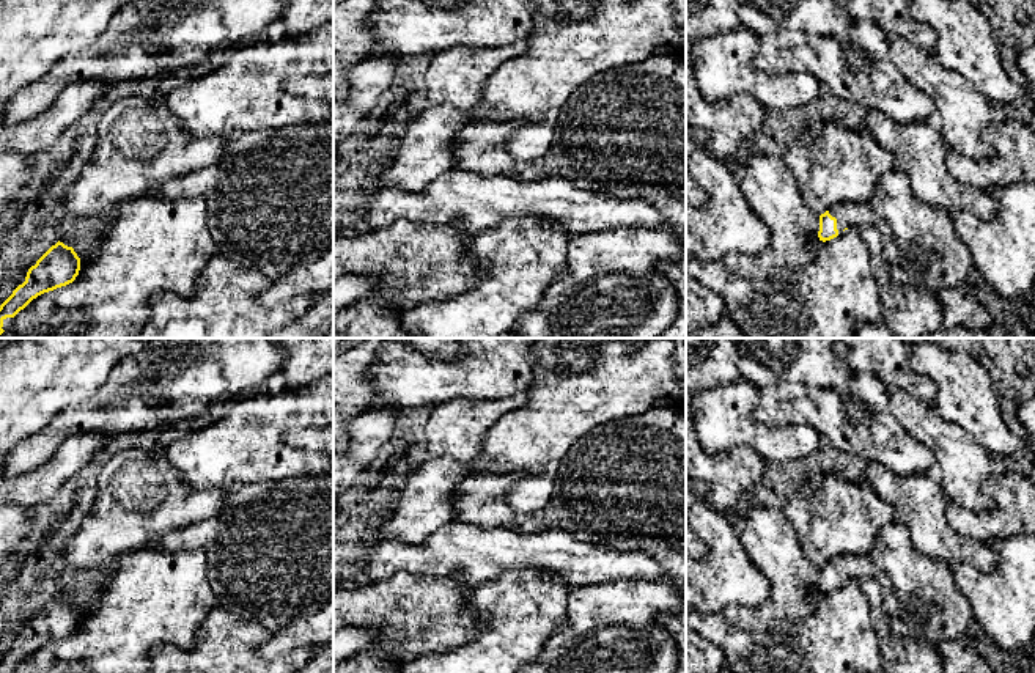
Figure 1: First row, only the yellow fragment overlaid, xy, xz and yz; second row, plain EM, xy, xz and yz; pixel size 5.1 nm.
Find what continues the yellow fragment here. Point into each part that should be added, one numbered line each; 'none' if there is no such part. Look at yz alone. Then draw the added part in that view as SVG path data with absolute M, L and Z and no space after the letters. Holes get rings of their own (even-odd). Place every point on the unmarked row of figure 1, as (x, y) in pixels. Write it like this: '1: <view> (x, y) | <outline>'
1: yz (848, 566) | M838 555L829 561L829 566L837 571L838 587L842 587L845 580L860 582L864 579L875 577L878 572L878 568L870 555Z

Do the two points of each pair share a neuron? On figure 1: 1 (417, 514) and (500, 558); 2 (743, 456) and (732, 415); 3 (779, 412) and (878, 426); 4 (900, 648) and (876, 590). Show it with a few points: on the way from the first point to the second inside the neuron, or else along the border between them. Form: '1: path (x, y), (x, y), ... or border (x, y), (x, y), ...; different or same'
1: border (453, 519), (423, 540), (408, 543); different
2: border (713, 456), (736, 447), (752, 447), (766, 461); different
3: path (804, 412), (823, 425), (853, 430); same
4: path (887, 634), (876, 604); same

